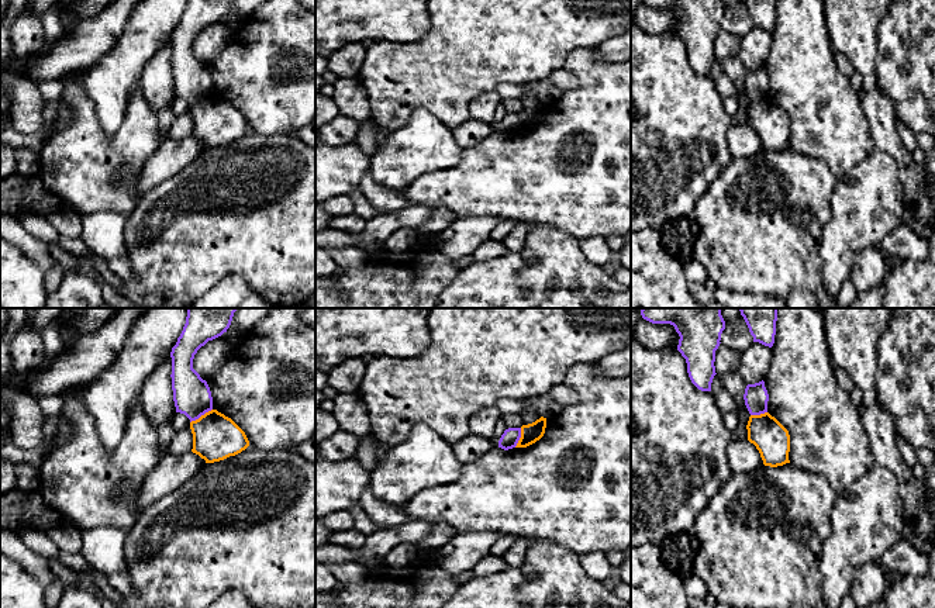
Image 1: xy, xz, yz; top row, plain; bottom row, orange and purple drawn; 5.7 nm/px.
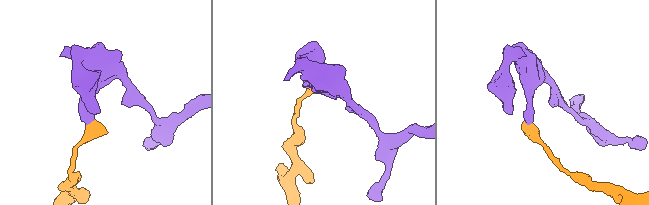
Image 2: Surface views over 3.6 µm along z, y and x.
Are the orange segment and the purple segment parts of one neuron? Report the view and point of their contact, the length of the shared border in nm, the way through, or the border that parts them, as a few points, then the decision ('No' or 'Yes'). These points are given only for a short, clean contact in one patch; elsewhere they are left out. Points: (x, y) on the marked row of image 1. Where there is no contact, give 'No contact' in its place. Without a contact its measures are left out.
Touches orange at xy (202, 415). Shared border 150 nm. Boundary: xy (211, 408), (190, 422). No

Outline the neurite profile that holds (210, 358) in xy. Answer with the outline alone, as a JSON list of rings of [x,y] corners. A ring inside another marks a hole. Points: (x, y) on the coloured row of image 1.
[[[220,336],[208,341],[201,346],[193,359],[193,369],[206,381],[211,380],[213,376],[222,367],[227,362],[232,345]]]

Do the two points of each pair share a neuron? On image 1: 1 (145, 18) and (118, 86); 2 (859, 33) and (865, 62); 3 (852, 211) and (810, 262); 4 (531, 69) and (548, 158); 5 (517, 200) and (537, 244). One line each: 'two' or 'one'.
1: one
2: one
3: two
4: two
5: two

